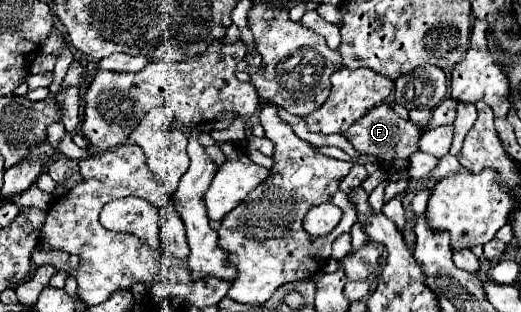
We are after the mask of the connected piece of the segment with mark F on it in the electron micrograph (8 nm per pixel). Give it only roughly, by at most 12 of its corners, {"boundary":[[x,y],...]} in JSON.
{"boundary":[[389,105],[367,111],[345,133],[387,173],[409,165],[421,127]]}

